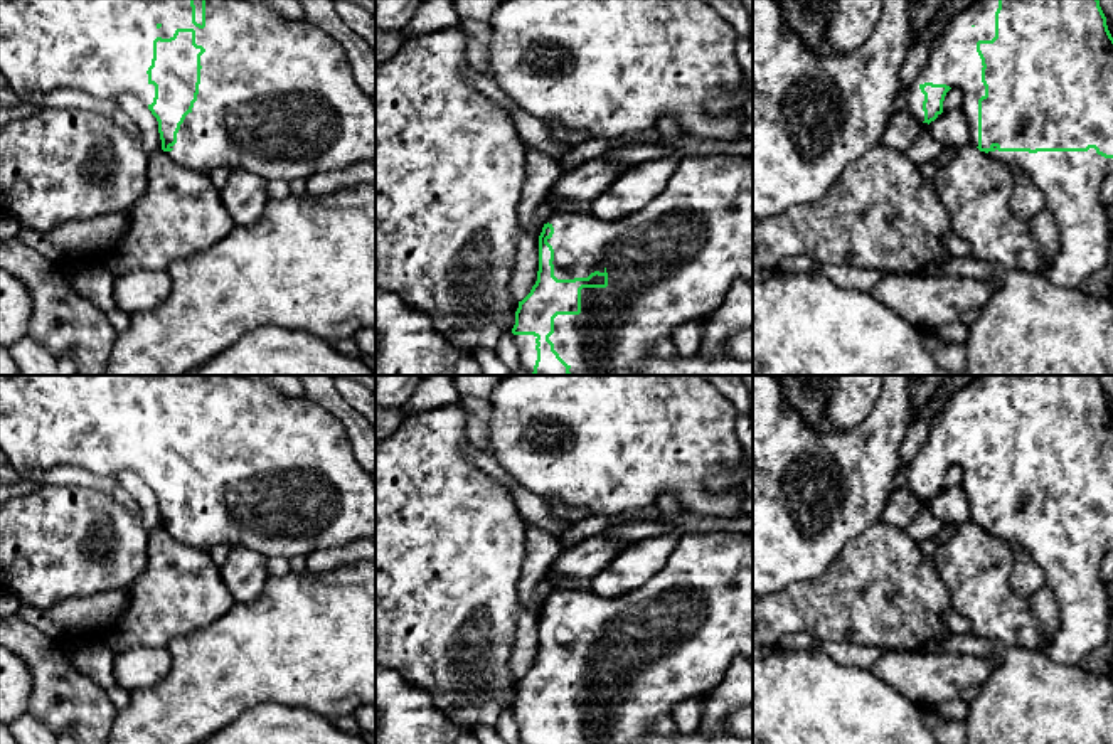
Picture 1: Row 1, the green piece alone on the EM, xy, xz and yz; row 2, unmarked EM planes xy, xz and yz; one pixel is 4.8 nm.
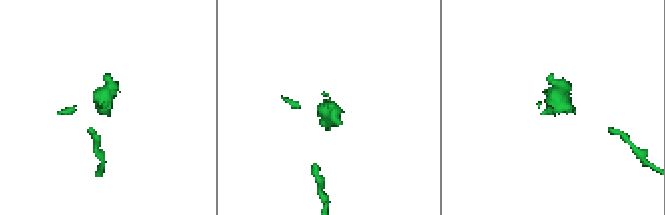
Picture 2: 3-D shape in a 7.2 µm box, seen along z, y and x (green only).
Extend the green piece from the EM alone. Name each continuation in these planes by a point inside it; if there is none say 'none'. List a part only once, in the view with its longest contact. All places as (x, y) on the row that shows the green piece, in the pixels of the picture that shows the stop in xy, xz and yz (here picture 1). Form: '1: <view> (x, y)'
1: xy (276, 98)

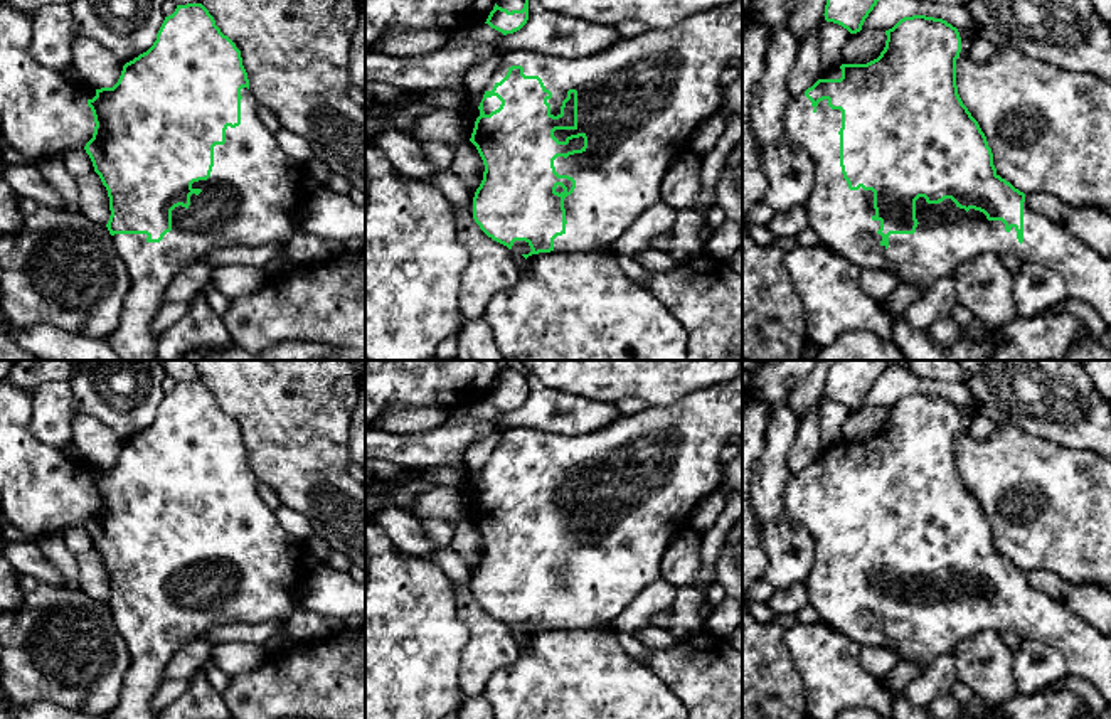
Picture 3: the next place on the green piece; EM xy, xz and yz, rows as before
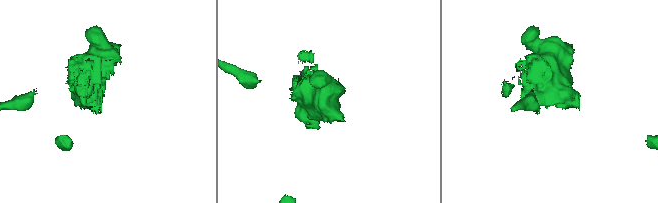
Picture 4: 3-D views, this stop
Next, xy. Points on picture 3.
1: xy (253, 197)

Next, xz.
1: xz (640, 101)

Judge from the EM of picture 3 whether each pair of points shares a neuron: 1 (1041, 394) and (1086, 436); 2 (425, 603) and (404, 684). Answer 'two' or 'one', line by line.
1: one
2: one

